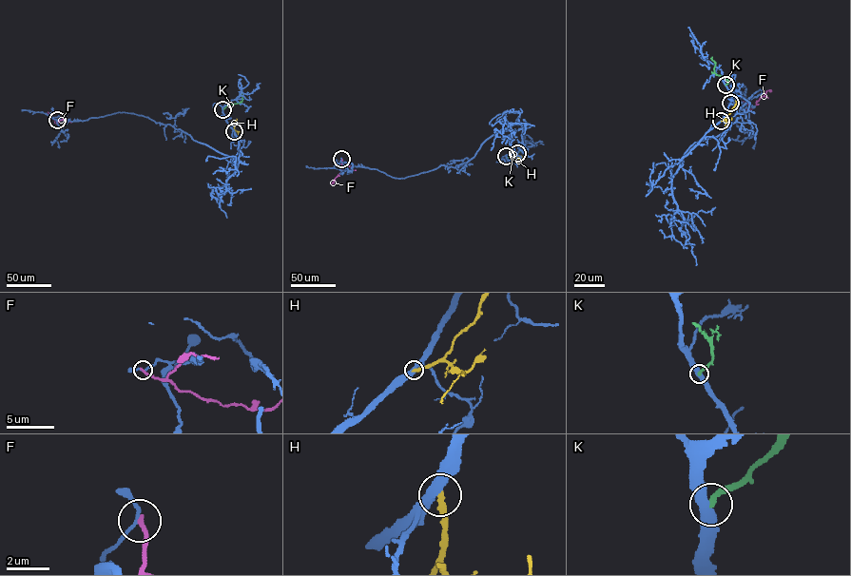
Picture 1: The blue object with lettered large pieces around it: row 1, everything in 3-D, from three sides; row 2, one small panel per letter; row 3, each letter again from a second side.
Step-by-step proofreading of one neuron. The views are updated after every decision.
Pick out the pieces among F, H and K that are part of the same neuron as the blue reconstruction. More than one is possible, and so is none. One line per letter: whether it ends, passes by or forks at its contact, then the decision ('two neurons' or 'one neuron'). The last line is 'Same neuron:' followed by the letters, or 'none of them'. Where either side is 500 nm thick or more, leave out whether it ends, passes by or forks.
F: it ends there; two neurons
H: it ends there; one neuron
K: it ends there; two neurons
Same neuron: H

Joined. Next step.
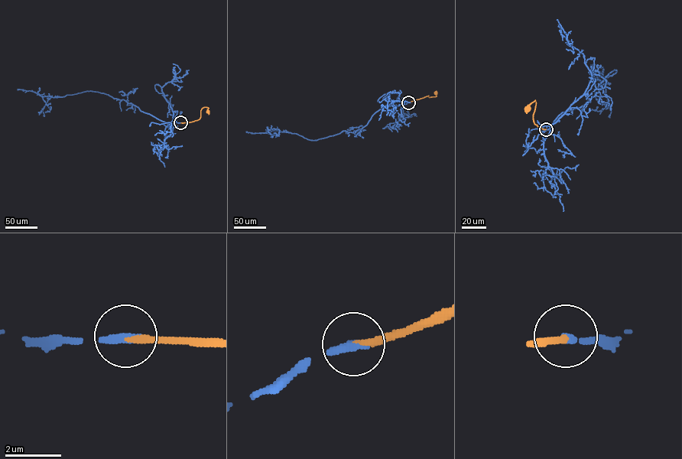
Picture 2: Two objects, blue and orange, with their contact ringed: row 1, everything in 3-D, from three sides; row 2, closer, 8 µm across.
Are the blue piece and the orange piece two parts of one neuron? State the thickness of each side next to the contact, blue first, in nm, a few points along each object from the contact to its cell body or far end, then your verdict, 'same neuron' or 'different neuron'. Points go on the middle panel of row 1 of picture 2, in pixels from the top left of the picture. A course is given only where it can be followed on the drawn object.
calibres 320 and 240 nm; course blue (408, 102), (380, 109), (353, 132), (342, 131), (316, 140), (290, 132), (246, 131); course orange (408, 102), (428, 96), (435, 96), (436, 92); same neuron

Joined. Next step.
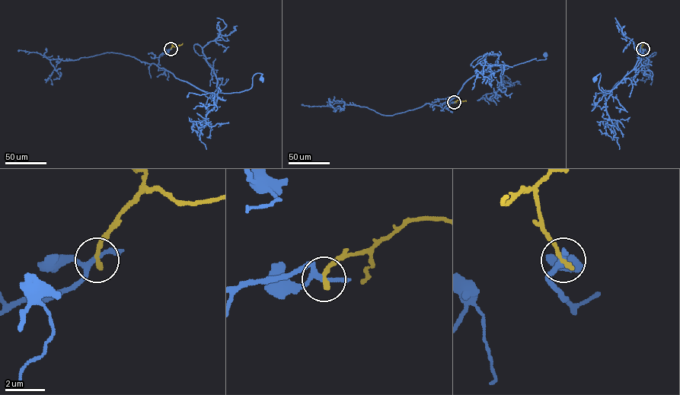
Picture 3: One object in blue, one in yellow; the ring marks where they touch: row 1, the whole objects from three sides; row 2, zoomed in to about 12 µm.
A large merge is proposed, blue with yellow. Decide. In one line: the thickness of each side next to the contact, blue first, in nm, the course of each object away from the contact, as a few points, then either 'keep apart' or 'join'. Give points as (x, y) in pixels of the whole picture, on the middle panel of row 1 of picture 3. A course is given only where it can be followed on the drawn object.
200/280 nm | blue via (454, 102), (443, 104), (442, 108), (440, 106), (456, 96), (474, 76), (535, 58), (545, 59), (546, 54) | yellow via (454, 102), (458, 100), (466, 101) | keep apart

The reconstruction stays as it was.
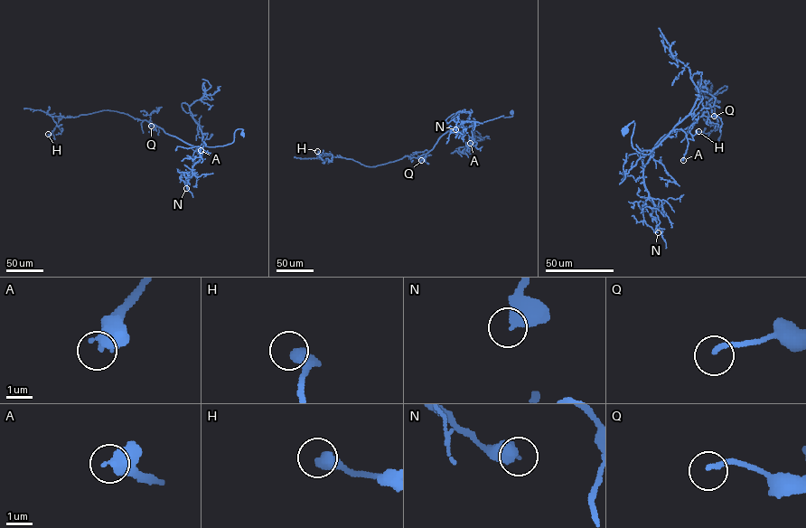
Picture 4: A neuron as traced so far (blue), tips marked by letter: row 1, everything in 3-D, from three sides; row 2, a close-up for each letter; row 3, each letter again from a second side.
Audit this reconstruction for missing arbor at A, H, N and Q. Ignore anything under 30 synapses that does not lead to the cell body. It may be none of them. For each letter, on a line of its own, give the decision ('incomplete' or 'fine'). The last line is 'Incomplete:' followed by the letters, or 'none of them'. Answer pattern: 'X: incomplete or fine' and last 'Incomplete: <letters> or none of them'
A: fine
H: fine
N: fine
Q: fine
Incomplete: none of them

